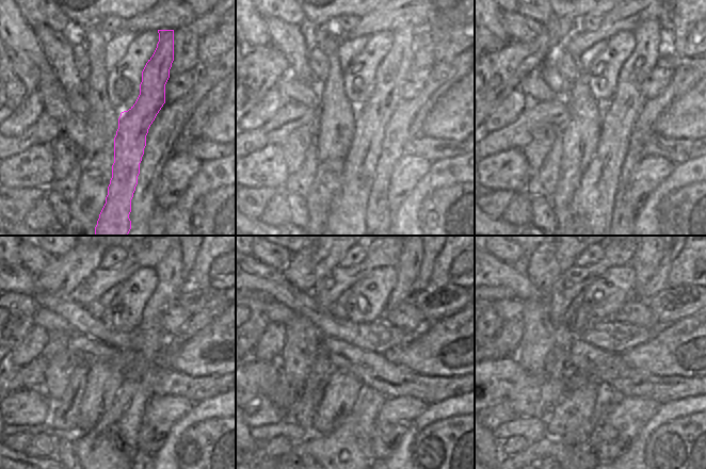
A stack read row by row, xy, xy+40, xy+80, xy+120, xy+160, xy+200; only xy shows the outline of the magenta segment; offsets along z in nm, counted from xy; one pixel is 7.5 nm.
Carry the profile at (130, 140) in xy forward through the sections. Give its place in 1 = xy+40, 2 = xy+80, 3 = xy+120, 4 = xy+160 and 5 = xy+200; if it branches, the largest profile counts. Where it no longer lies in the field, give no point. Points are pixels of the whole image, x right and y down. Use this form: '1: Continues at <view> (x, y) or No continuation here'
1: Continues at xy+40 (349, 211)
2: Continues at xy+80 (588, 213)
3: Continues at xy+120 (105, 452)
4: Continues at xy+160 (343, 452)
5: Continues at xy+200 (550, 448).

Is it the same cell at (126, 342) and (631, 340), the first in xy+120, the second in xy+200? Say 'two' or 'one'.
one

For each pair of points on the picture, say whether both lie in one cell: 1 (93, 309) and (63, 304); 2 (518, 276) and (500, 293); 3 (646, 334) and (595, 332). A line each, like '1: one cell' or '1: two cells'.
1: two cells
2: two cells
3: one cell

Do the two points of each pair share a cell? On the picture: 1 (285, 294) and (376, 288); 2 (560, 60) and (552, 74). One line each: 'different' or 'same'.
1: different
2: different

